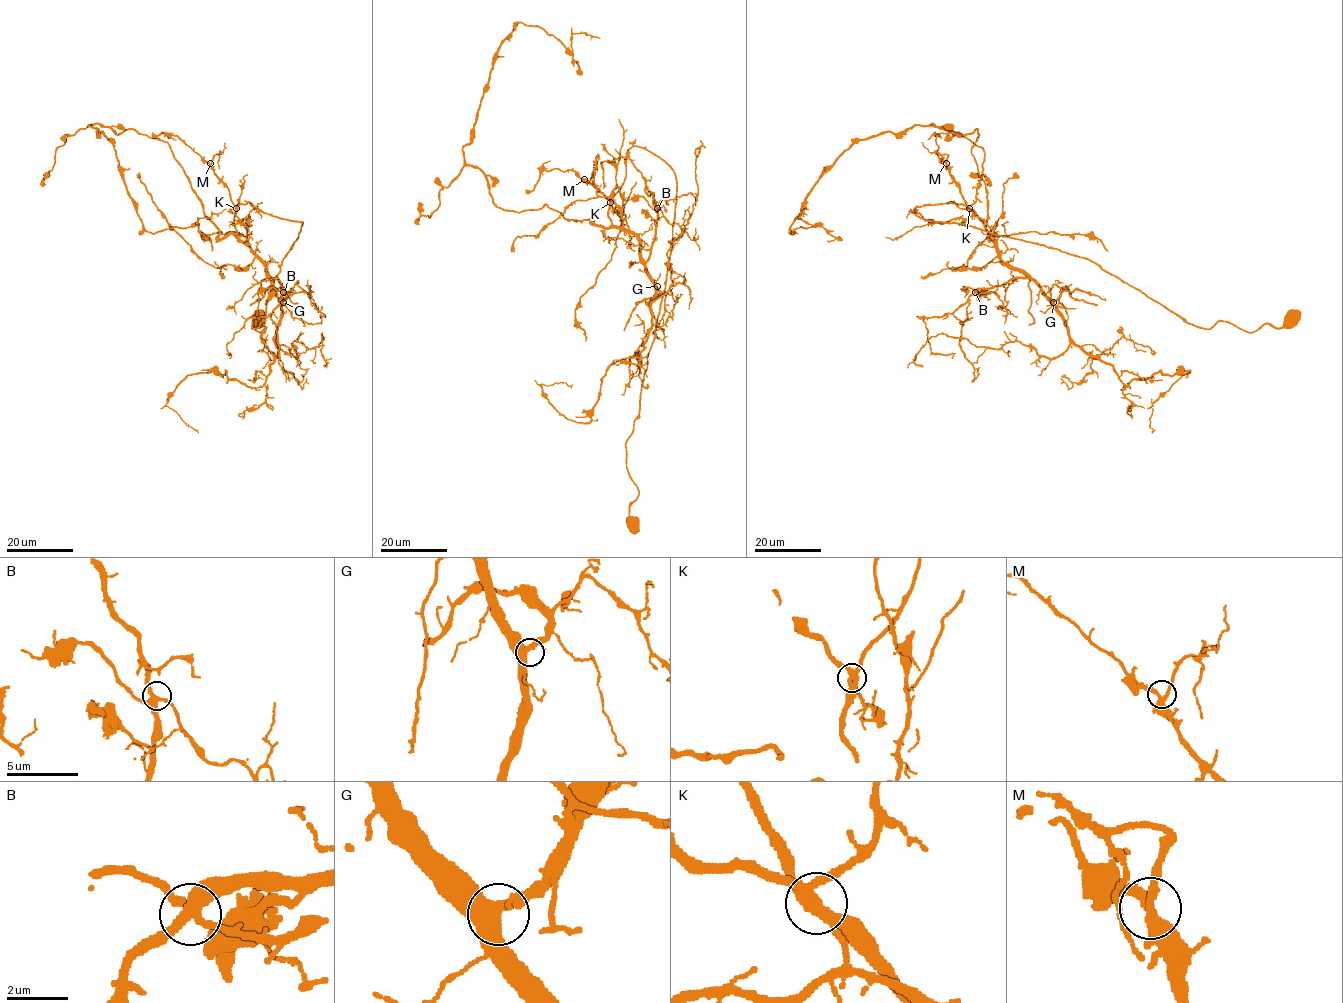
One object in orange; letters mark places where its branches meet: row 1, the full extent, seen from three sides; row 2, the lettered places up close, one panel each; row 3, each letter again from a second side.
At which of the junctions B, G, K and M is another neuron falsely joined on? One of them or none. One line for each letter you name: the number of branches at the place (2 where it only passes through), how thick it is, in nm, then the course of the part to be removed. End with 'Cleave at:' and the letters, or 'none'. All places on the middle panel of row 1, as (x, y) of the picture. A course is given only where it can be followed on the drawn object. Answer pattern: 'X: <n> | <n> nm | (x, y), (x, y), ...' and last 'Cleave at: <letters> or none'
Cleave at: none

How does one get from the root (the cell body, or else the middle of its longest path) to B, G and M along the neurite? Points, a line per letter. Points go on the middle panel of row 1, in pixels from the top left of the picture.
B: (630, 521), (626, 443), (677, 193), (674, 171), (631, 146), (608, 216), (645, 262), (657, 208)
G: (630, 521), (638, 489), (626, 443), (677, 193), (674, 171), (631, 146), (608, 216), (638, 238), (657, 286)
M: (630, 521), (638, 489), (626, 443), (677, 179), (638, 146), (611, 200), (584, 179)

